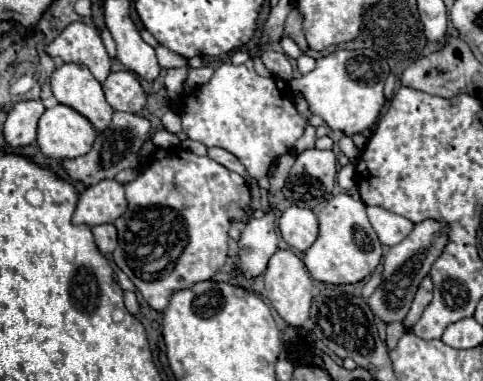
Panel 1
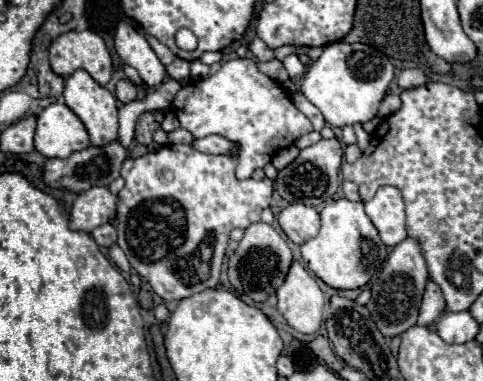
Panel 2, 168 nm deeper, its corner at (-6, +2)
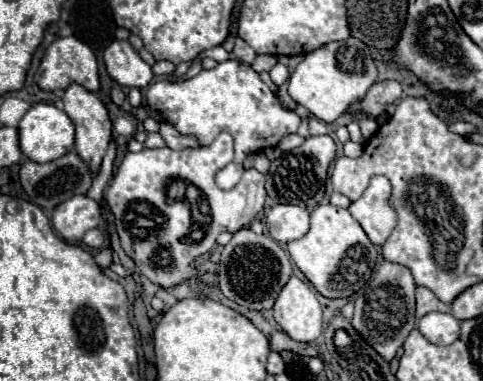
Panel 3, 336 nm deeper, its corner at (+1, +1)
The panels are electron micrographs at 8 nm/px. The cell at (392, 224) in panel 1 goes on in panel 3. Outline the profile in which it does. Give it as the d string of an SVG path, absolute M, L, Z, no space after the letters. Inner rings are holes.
M377 175L371 179L367 191L347 207L373 245L383 245L397 223L397 215L389 205L389 195L391 195L389 179Z

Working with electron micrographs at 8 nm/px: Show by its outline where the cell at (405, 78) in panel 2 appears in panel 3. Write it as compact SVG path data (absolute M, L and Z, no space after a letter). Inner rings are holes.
M377 81L373 83L373 87L369 87L369 91L365 93L365 99L359 99L357 103L353 103L353 107L349 107L349 115L353 113L363 113L365 111L369 115L373 115L373 119L377 119L377 115L381 115L387 105L395 103L401 97L401 83L397 81Z

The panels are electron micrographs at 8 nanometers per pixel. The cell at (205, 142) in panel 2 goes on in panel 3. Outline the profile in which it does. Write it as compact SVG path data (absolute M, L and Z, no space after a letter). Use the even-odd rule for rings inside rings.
M161 123L161 129L159 129L165 145L169 149L185 149L185 147L199 147L197 139L195 137L187 137L187 135L181 135L173 125L169 123Z

